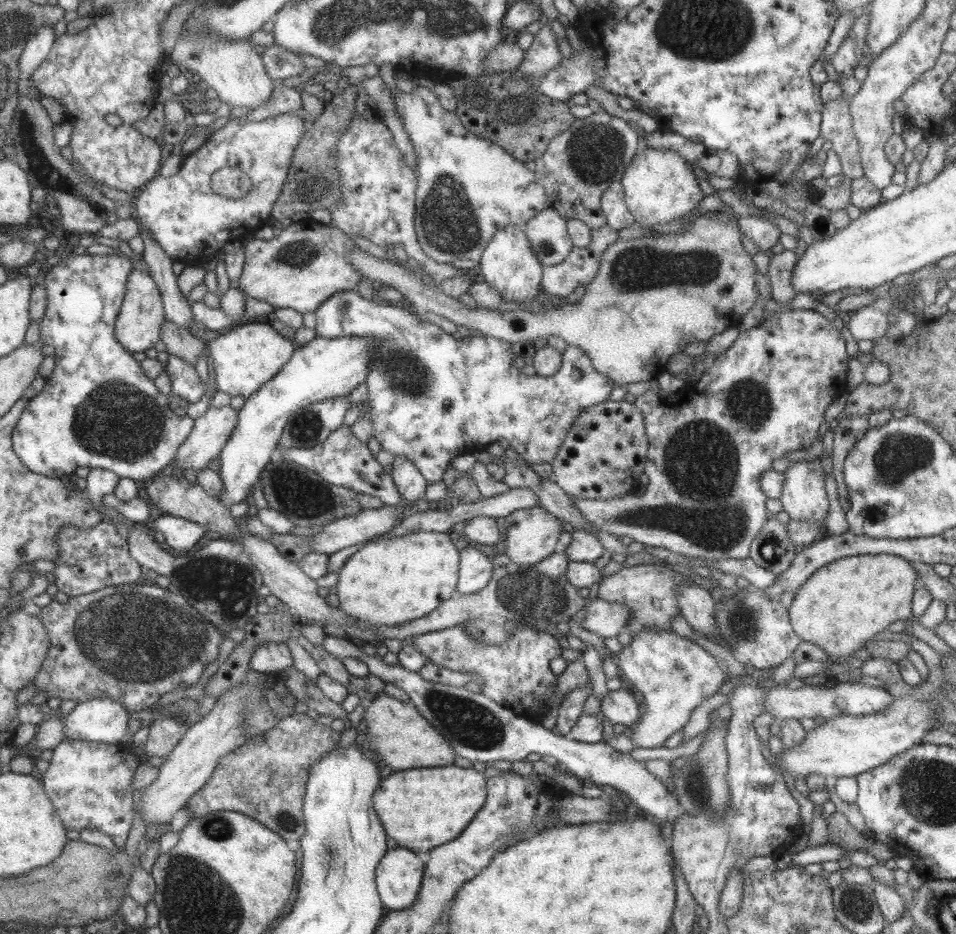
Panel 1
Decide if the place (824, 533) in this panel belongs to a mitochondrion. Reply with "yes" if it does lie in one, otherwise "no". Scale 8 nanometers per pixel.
no

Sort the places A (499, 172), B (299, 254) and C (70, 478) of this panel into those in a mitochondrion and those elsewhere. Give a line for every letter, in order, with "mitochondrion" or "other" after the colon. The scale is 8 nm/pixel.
A: other
B: mitochondrion
C: other

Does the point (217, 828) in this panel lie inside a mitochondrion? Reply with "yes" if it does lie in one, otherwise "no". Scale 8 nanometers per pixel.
yes

